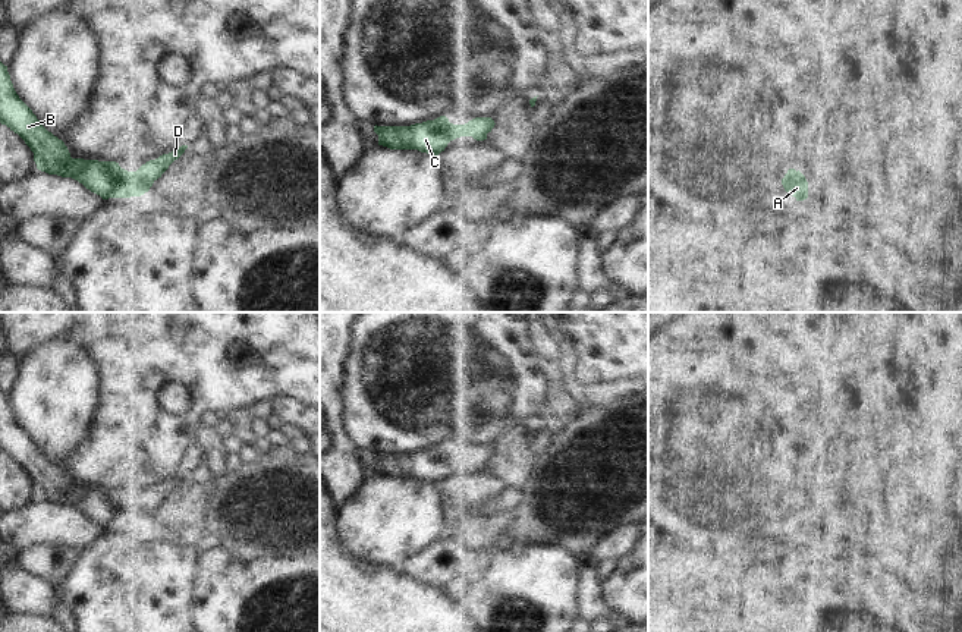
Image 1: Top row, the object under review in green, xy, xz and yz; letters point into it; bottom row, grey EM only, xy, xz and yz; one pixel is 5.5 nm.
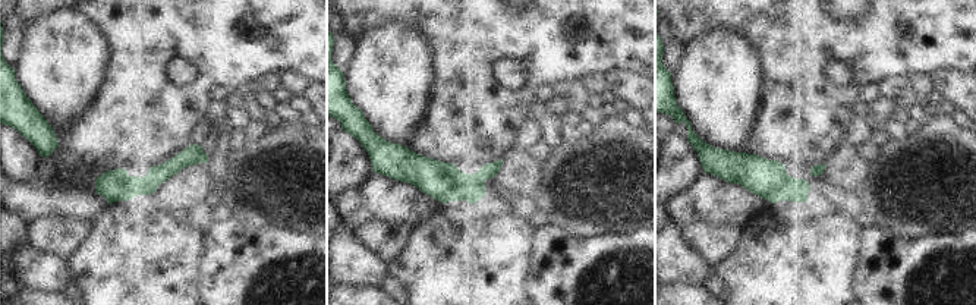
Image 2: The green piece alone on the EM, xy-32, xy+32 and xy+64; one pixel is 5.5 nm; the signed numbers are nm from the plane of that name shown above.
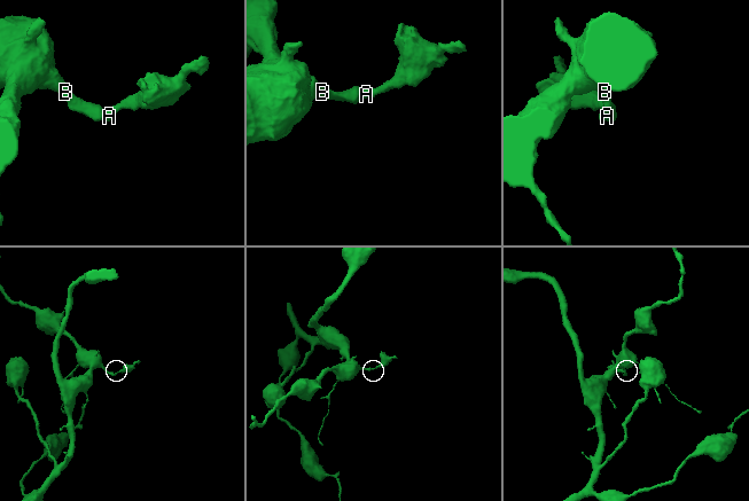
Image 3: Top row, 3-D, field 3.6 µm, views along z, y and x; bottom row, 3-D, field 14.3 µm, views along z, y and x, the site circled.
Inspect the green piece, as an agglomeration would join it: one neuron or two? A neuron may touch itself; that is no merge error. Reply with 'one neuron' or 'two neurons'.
one neuron

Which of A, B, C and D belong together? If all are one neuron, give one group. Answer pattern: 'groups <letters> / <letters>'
groups A B C D

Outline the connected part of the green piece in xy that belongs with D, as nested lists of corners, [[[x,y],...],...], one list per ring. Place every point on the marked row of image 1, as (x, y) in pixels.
[[[0,62],[0,123],[18,133],[34,153],[37,169],[48,174],[72,177],[103,199],[141,196],[177,160],[188,145],[128,172],[116,161],[72,158],[62,139],[48,132],[19,98],[7,66]]]

